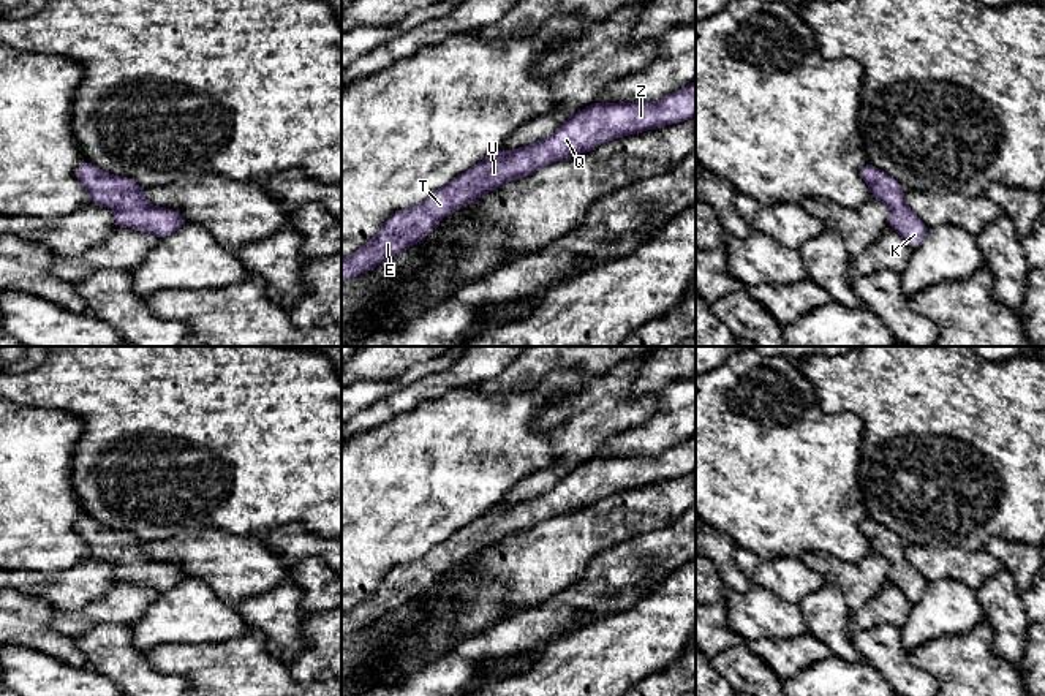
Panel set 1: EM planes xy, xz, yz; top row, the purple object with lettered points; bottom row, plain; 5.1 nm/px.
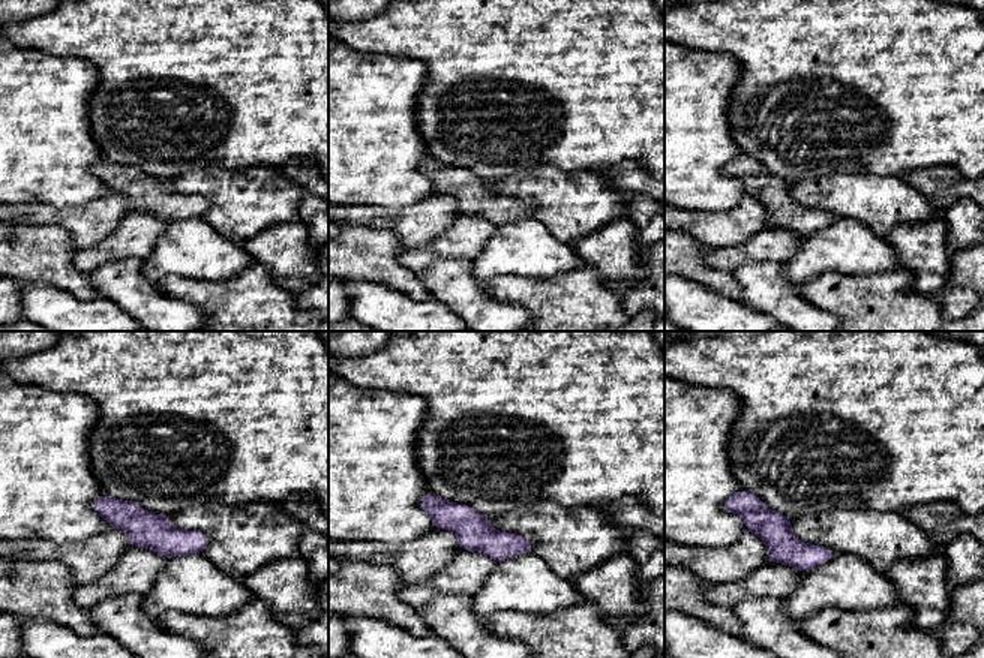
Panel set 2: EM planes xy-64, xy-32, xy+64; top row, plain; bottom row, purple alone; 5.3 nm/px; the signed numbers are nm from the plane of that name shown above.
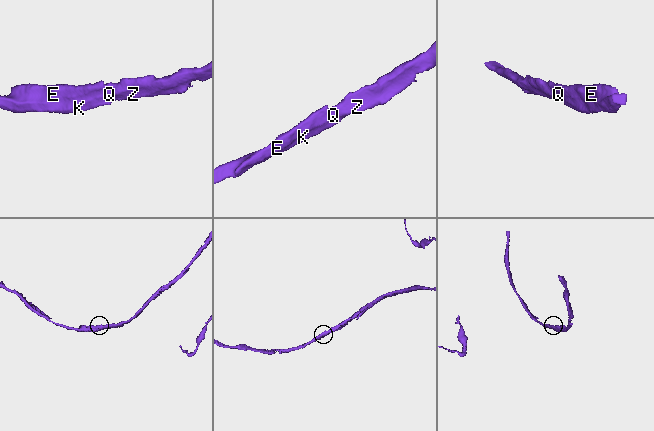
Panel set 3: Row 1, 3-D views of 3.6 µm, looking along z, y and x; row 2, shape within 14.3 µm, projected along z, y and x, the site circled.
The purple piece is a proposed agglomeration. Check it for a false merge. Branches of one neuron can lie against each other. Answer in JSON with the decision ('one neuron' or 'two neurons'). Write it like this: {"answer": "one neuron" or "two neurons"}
{"answer": "one neuron"}

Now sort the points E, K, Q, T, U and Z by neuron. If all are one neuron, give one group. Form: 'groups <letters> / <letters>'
groups E K Q T U Z

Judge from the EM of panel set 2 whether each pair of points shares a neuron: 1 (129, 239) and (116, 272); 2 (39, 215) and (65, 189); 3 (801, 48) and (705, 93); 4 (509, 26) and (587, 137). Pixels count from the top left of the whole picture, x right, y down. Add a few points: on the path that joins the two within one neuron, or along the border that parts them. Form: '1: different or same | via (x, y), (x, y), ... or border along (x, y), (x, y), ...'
1: different | border along (113, 257), (143, 260)
2: different | border along (15, 203), (47, 203), (56, 207), (83, 206)
3: different | border along (716, 51), (731, 54), (740, 68), (726, 110)
4: same | via (536, 53), (587, 104), (587, 110)

